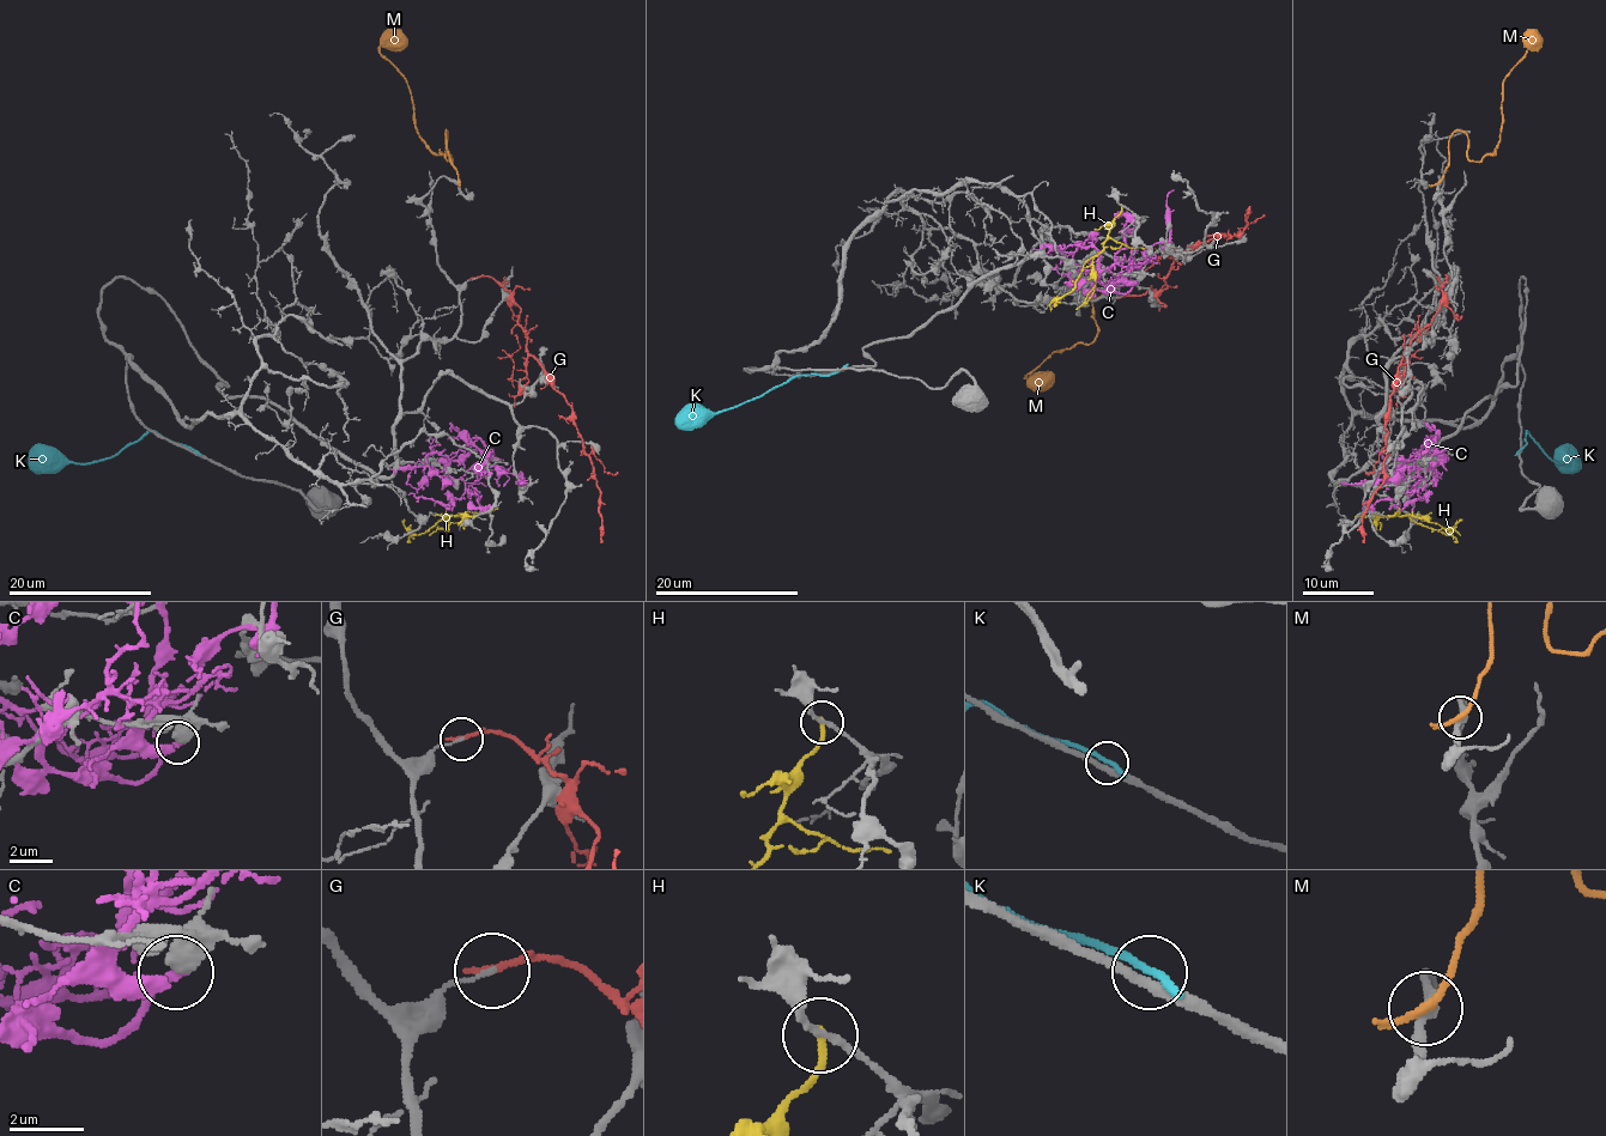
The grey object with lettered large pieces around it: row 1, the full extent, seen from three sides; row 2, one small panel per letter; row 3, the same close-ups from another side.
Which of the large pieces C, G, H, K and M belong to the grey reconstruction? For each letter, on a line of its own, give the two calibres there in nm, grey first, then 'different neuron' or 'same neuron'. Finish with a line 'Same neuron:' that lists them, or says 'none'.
C: 480 nm thick on the grey side, 280 nm on the other; different neuron
G: 110 nm thick on the grey side, 220 nm on the other; different neuron
H: 170 nm thick on the grey side, 220 nm on the other; different neuron
K: 240 nm thick on the grey side, 280 nm on the other; different neuron
M: 280 nm thick on the grey side, 220 nm on the other; different neuron
Same neuron: none

